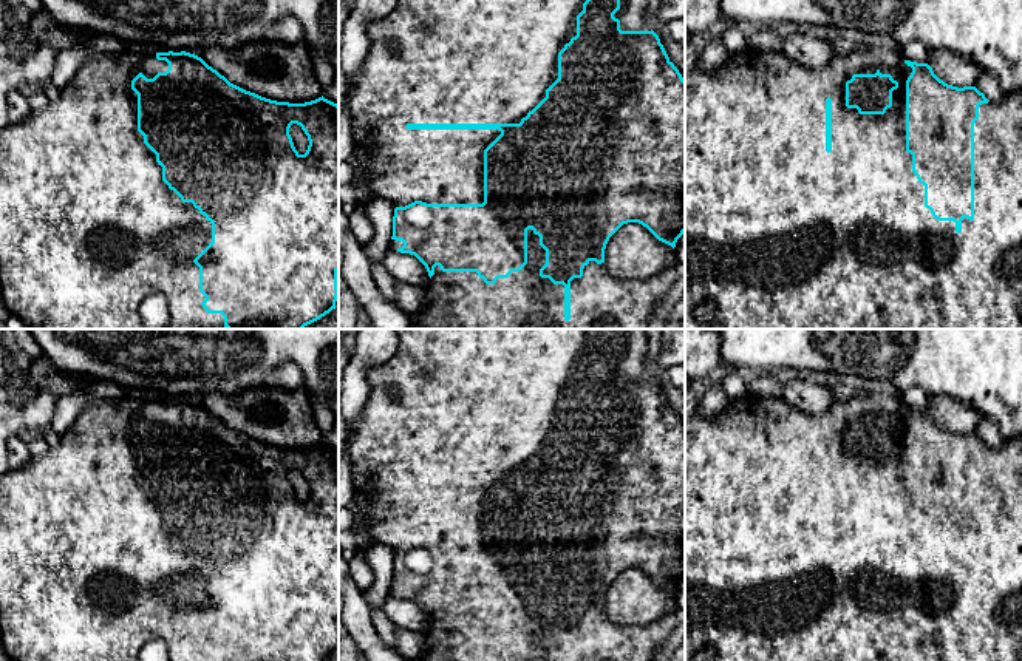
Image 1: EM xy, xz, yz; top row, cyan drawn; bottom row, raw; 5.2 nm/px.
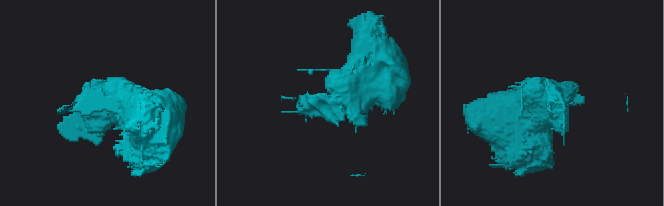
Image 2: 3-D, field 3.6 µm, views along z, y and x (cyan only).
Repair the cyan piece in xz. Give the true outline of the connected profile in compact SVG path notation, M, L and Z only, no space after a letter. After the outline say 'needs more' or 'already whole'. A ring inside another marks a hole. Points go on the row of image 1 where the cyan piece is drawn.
M397 0L390 14L368 25L371 42L357 80L346 97L351 113L354 148L368 158L368 187L373 198L390 199L396 208L393 216L393 236L390 247L414 255L428 272L424 306L410 315L410 329L656 329L651 312L663 300L677 280L676 261L656 276L640 281L625 281L612 276L605 263L605 249L609 238L628 222L646 227L659 241L676 247L685 233L685 79L669 60L659 36L652 31L654 22L646 17L648 0Z; needs more

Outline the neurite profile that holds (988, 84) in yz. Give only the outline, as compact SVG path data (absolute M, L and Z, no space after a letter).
M982 73L974 85L991 102L1002 100L1007 94L1002 91L999 79L991 73Z

